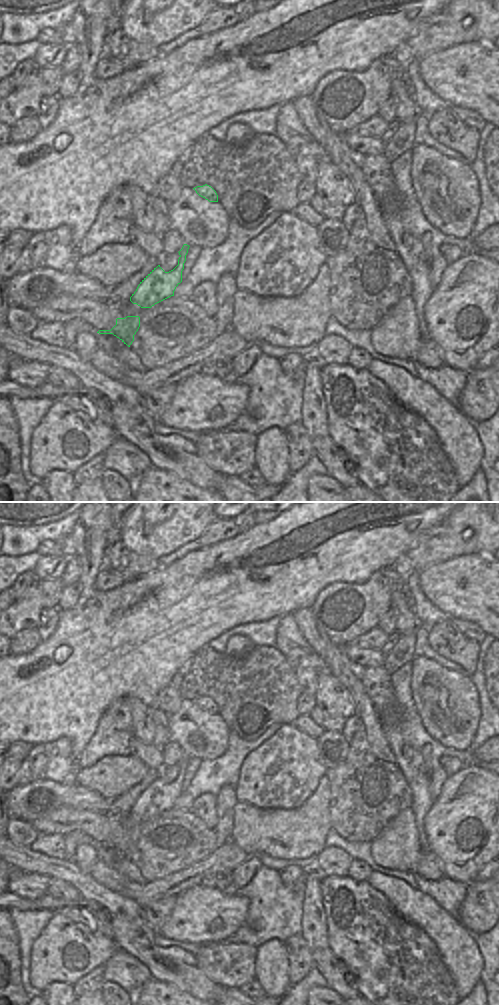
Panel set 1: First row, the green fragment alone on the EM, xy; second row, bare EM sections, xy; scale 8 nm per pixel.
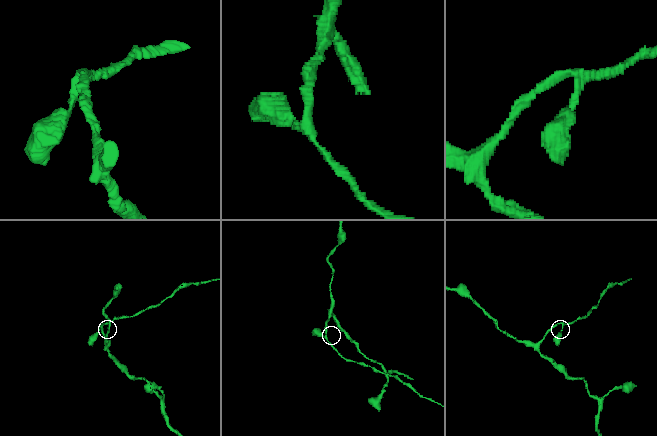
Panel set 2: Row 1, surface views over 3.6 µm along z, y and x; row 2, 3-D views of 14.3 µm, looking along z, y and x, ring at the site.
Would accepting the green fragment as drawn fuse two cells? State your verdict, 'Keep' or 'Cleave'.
Keep

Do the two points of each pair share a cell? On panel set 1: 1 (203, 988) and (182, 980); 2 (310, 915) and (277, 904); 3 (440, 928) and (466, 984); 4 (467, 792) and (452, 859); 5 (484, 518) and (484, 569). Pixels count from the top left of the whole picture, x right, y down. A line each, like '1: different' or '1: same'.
1: same
2: different
3: same
4: same
5: different

